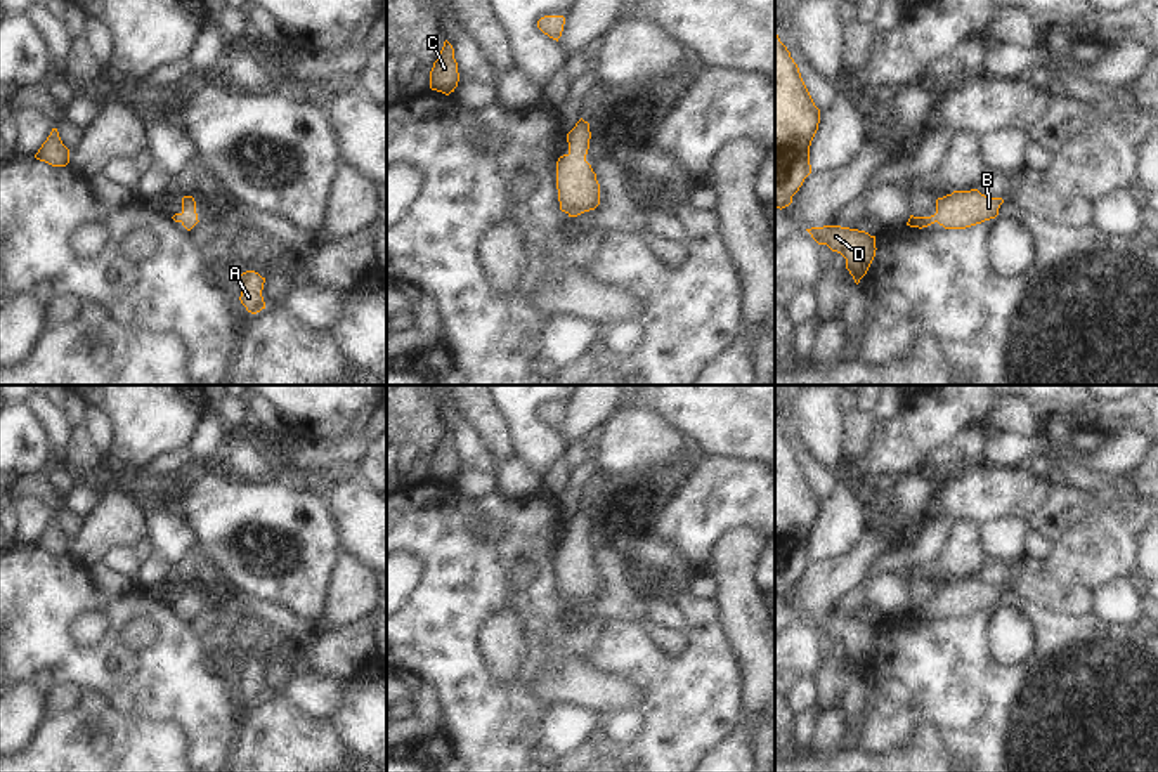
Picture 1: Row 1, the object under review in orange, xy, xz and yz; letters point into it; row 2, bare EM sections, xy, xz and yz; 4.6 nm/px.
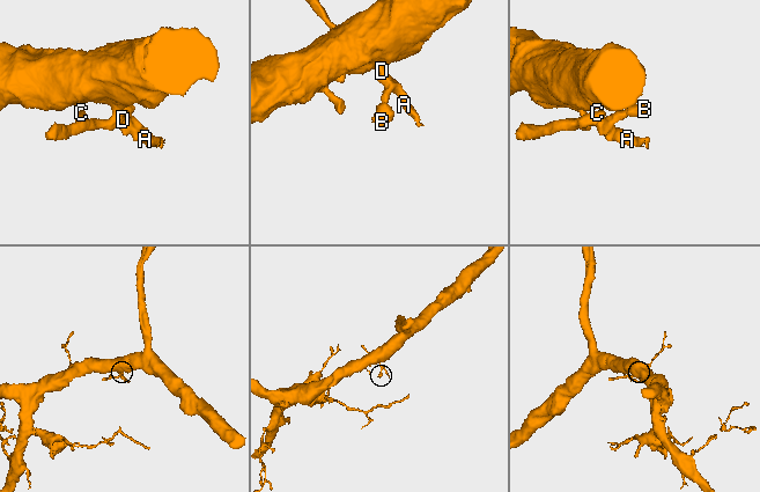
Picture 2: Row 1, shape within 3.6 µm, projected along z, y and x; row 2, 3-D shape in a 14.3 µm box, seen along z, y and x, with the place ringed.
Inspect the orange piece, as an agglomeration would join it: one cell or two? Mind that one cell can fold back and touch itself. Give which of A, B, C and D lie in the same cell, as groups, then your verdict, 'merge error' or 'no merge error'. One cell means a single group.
A B C D; no merge error

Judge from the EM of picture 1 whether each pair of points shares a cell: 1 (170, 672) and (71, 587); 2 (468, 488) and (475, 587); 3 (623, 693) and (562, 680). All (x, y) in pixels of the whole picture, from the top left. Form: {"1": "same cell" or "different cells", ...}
{"1": "same cell", "2": "different cells", "3": "same cell"}

